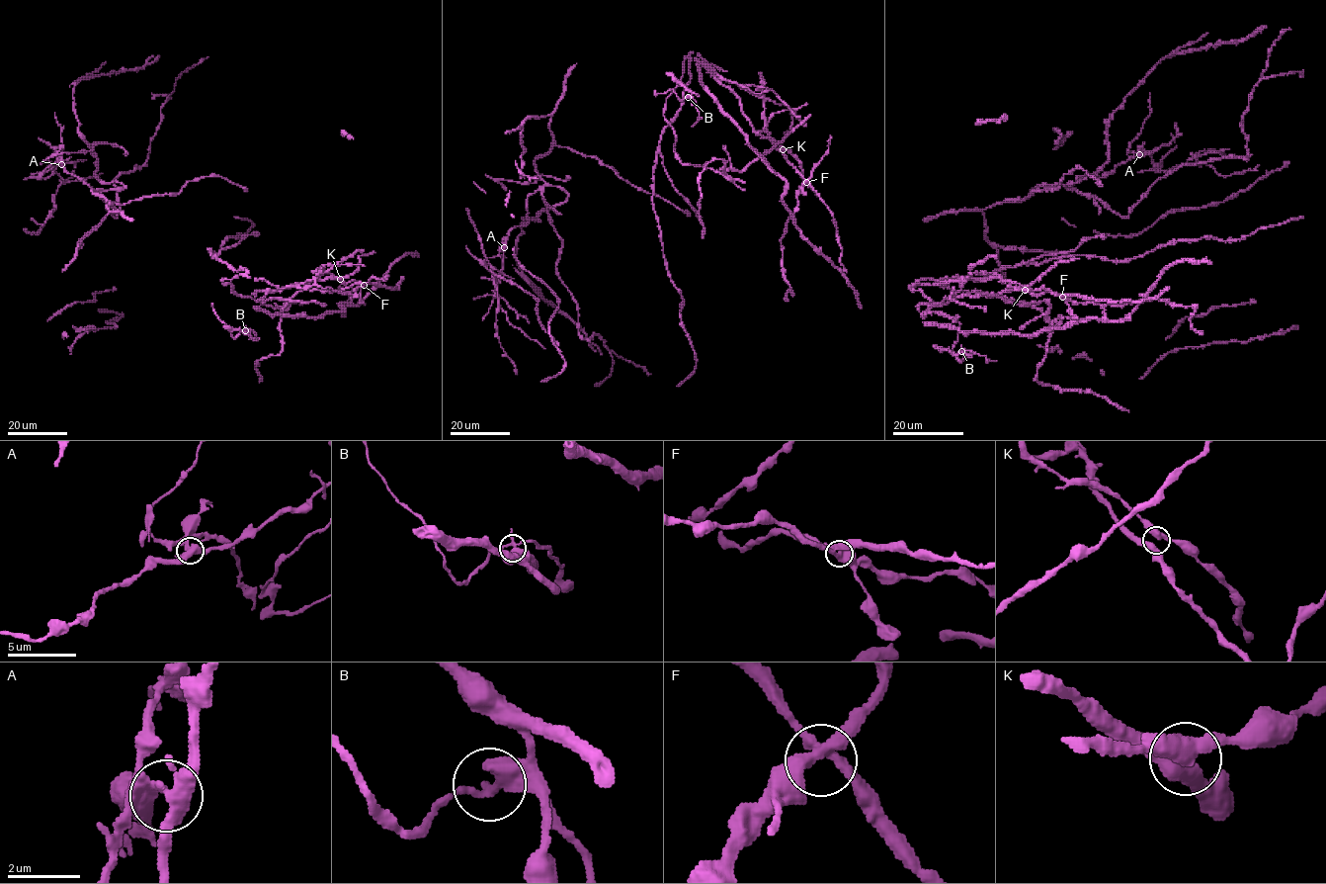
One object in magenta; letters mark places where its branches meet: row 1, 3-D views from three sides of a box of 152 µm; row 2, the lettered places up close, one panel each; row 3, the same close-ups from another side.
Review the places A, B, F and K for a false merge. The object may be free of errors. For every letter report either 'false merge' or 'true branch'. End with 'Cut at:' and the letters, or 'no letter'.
A: false merge
B: true branch
F: true branch
K: true branch
Cut at: A

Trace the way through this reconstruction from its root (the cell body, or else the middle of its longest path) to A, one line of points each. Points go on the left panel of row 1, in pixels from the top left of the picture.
A: (187, 182), (177, 194), (117, 205), (97, 196), (93, 190), (103, 190), (97, 193), (61, 165)

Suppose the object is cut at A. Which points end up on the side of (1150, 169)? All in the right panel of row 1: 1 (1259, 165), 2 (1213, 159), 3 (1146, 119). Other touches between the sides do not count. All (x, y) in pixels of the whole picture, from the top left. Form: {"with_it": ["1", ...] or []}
{"with_it": ["1", "3"]}

